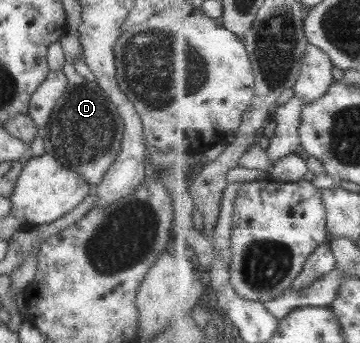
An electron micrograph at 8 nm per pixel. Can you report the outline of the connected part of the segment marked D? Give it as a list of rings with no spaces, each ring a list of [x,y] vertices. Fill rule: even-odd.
[[[63,63],[61,69],[66,76],[67,87],[52,108],[47,124],[37,133],[45,142],[45,153],[54,156],[63,168],[76,172],[95,188],[121,148],[124,124],[115,105],[107,99],[96,81],[87,81],[77,75],[72,63]]]

